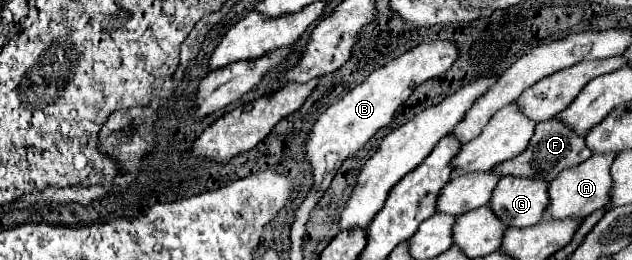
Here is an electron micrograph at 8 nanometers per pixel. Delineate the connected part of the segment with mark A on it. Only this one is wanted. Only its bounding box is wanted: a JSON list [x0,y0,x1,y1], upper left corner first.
[548,153,616,219]

